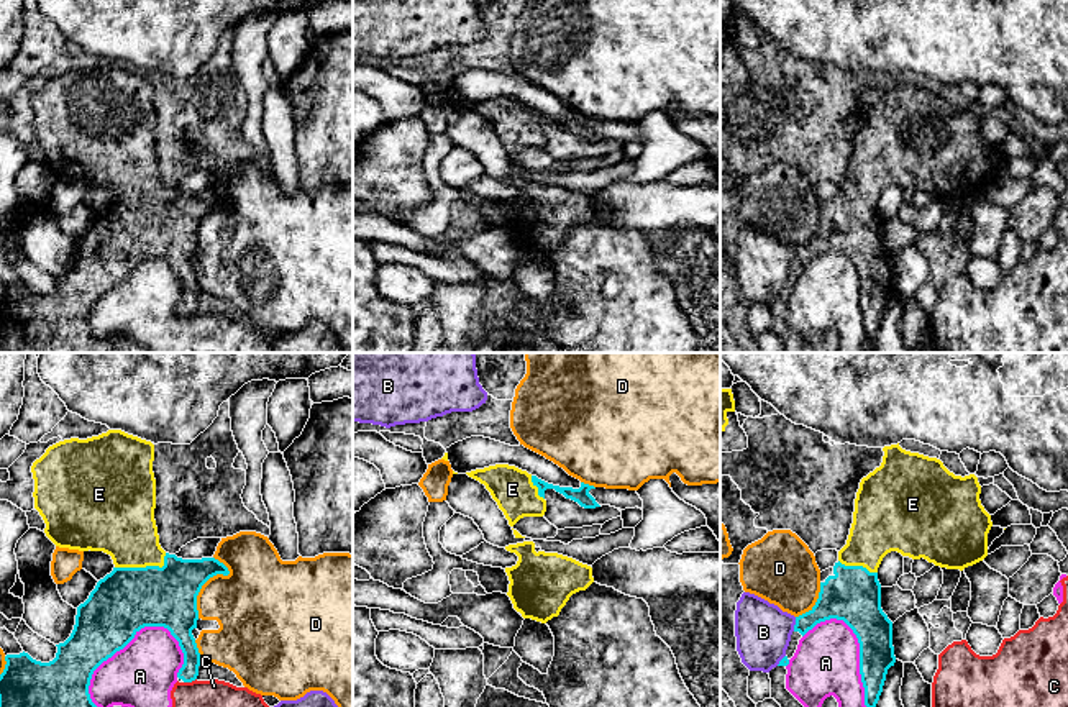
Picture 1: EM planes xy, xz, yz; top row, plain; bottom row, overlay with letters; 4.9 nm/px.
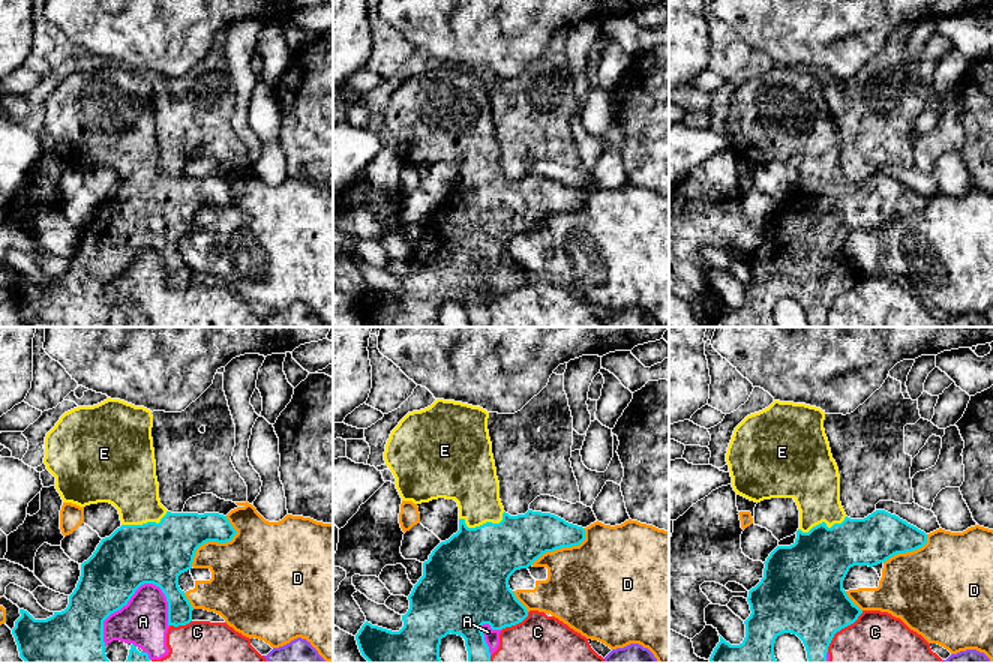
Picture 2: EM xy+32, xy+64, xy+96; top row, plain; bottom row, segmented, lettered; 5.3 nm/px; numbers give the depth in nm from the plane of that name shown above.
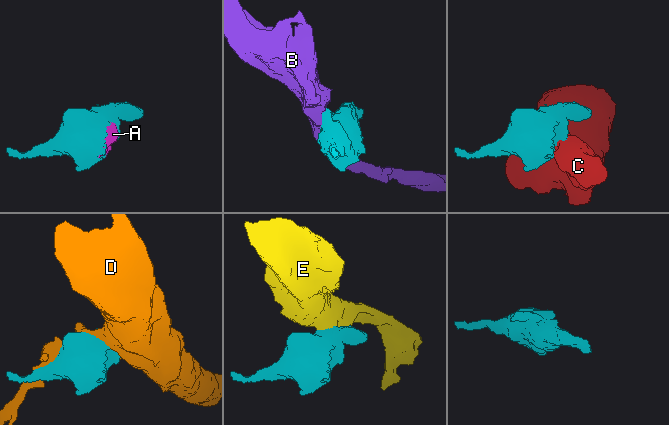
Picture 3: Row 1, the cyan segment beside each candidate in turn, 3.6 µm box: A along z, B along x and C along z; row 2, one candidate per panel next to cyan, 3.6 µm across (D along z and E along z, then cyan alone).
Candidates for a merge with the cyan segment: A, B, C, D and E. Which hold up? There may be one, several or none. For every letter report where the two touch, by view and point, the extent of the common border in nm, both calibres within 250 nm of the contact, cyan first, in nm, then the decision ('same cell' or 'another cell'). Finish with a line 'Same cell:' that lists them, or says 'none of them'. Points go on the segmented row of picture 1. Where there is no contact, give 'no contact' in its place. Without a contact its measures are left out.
A: contact xy (112, 655); length 550 nm; calibres 300 and 320 nm; another cell
B: contact yz (796, 624); length 70 nm; calibres 200 and 280 nm; another cell
C: contact xy (189, 681); length 70 nm; calibres 100 and 140 nm; another cell
D: contact xy (209, 578); length 320 nm; calibres 300 and 380 nm; another cell
E: contact xy (146, 566); length 260 nm; calibres 320 and 320 nm; same cell
Same cell: E

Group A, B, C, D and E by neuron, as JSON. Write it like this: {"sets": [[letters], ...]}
{"sets": [["A", "C"], ["B"], ["D"], ["E"]]}

